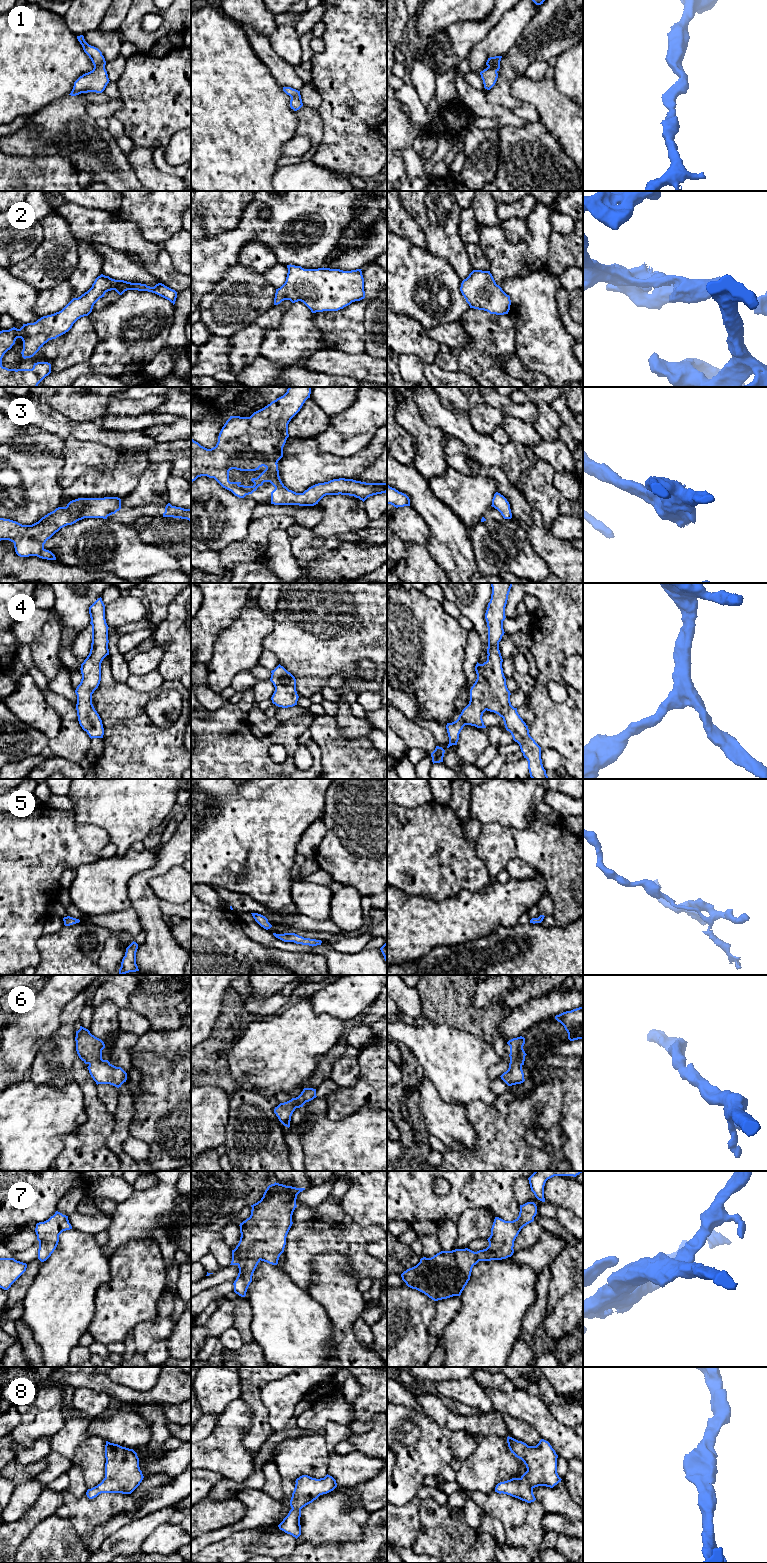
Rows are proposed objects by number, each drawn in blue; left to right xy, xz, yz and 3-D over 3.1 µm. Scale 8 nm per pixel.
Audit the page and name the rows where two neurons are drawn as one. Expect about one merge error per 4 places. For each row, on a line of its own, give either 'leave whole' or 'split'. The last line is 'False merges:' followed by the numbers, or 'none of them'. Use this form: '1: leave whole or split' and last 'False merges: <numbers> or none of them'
1: leave whole
2: leave whole
3: leave whole
4: leave whole
5: leave whole
6: leave whole
7: leave whole
8: leave whole
False merges: none of them

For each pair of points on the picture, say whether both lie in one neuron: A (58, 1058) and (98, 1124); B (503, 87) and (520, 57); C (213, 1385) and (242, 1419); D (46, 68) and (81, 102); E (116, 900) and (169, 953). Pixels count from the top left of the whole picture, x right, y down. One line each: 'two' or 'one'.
A: one
B: one
C: two
D: two
E: two

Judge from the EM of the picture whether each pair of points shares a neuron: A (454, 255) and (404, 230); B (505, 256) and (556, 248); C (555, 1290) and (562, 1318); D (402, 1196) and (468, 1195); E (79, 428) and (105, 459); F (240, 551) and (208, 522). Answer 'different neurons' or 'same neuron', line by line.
A: different neurons
B: different neurons
C: different neurons
D: same neuron
E: different neurons
F: different neurons

